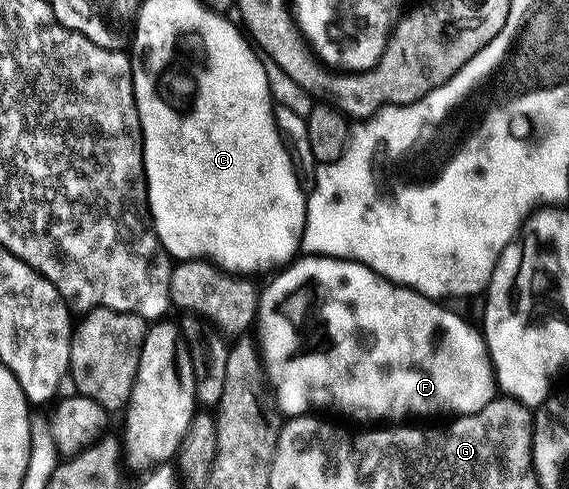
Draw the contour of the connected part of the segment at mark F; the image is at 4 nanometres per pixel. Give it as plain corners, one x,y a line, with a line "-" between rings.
308,254
305,256
299,256
290,263
289,266
279,269
277,273
273,275
274,278
267,286
261,289
258,296
258,316
256,319
256,328
260,330
259,339
262,343
263,361
267,368
267,377
270,380
270,385
274,391
275,399
278,403
278,409
283,415
297,416
305,414
311,410
314,412
326,412
322,410
331,410
334,414
343,414
346,418
351,418
354,422
362,422
358,424
402,424
407,420
422,420
418,418
426,418
429,414
450,414
446,416
461,416
463,414
475,414
480,412
480,408
484,408
492,401
496,396
496,383
494,381
494,365
490,363
490,353
486,350
486,339
482,336
482,331
477,325
474,326
470,322
465,322
460,315
454,310
449,310
449,305
443,304
441,301
424,296
420,292
416,292
412,288
407,286
397,286
395,282
390,282
384,276
380,276
376,272
372,272
372,268
368,268
364,264
359,262
353,262
347,258
325,258
319,254

